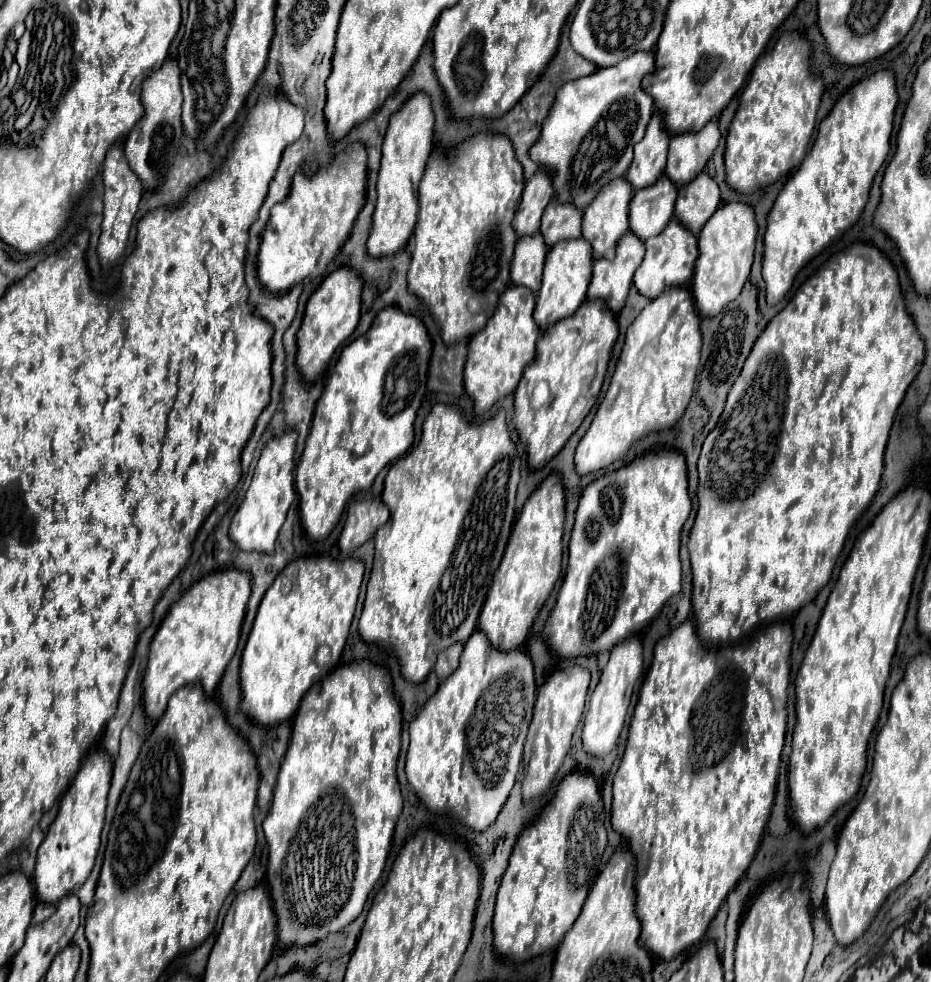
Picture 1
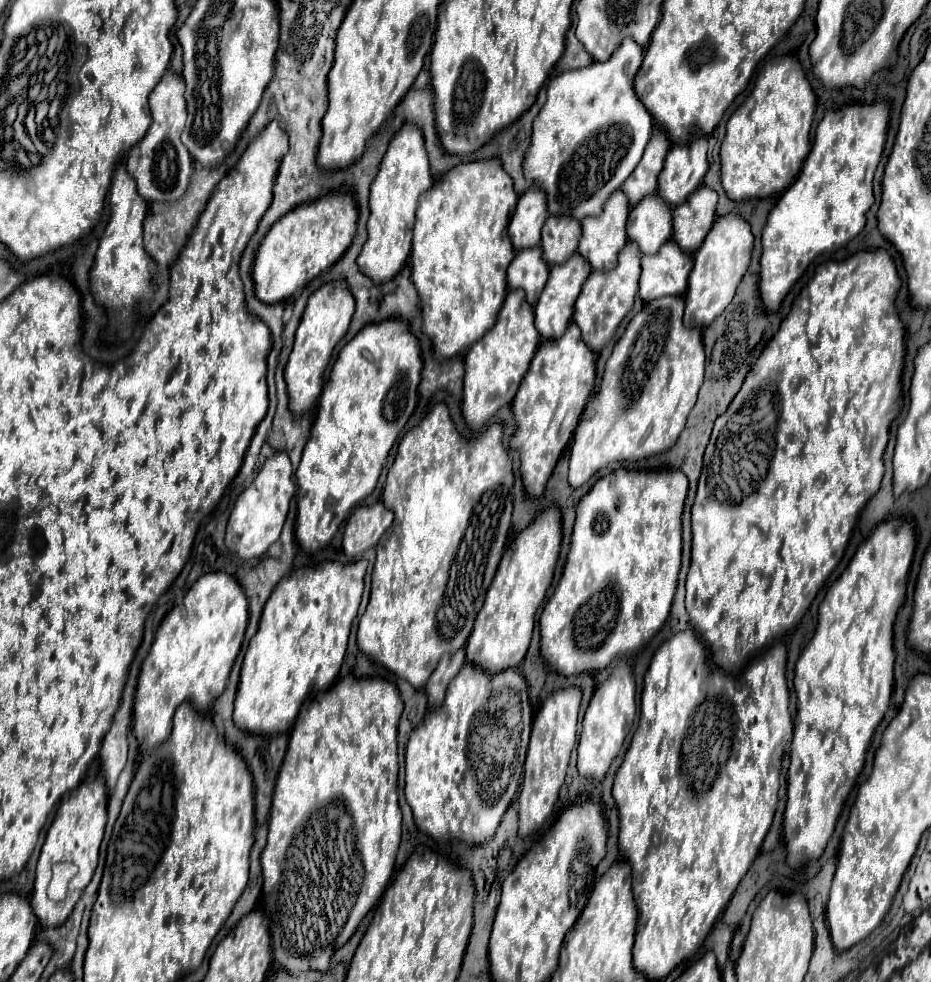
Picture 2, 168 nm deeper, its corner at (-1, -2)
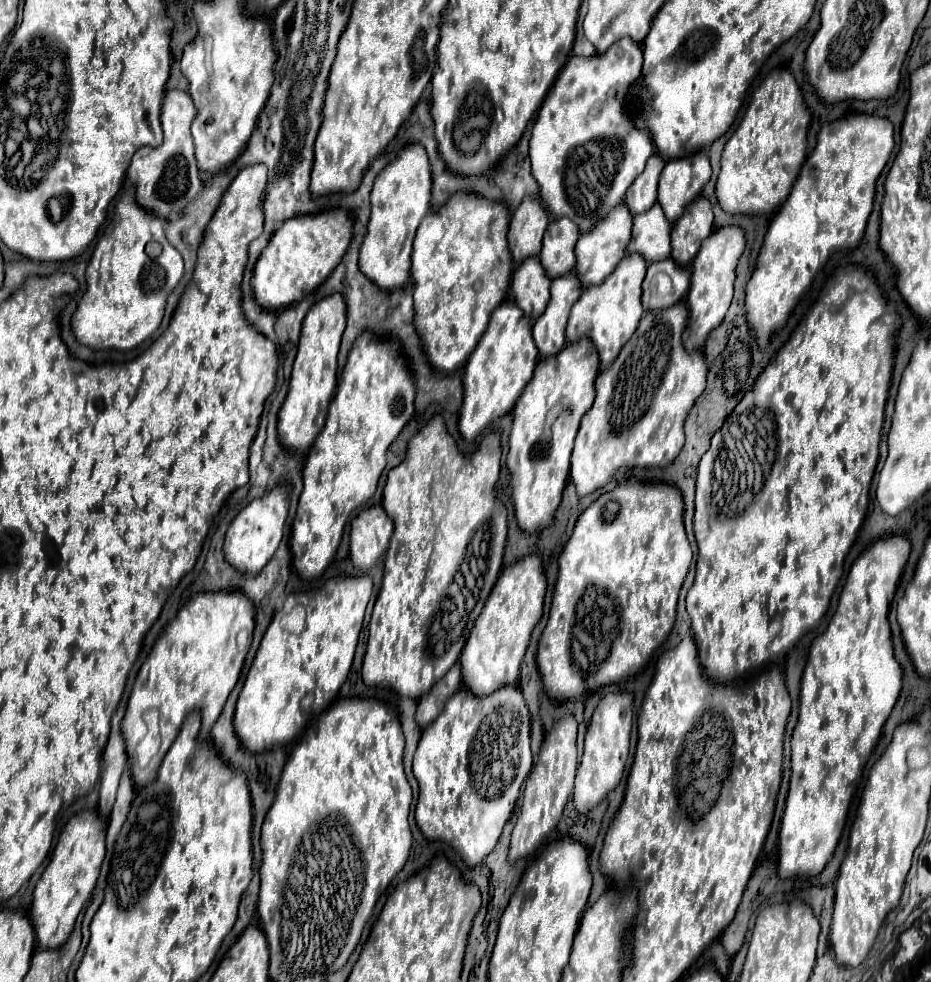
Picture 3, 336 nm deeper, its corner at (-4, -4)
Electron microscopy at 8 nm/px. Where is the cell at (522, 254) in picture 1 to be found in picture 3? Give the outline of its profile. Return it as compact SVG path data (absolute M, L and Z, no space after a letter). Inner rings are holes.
M537 257L523 261L513 273L511 295L517 307L521 307L531 321L545 313L545 307L549 303L549 283L551 277L545 275L545 269L541 267Z

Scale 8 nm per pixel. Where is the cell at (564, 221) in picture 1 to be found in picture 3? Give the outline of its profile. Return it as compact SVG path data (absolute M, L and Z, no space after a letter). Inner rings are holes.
M563 217L557 221L551 221L545 237L543 237L543 249L539 257L543 257L543 267L551 279L567 275L575 267L575 243L579 239L577 225L571 223L571 219Z

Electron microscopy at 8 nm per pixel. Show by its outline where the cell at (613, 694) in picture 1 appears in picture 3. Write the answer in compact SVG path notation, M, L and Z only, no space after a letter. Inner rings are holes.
M605 695L595 709L591 723L587 725L585 733L585 751L579 761L575 789L573 789L573 803L577 813L587 813L599 805L601 799L613 791L625 771L627 755L629 755L629 733L631 733L631 719L633 719L633 695Z

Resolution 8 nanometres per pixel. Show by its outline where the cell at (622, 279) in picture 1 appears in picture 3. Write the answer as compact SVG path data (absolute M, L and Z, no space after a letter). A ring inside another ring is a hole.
M625 255L625 259L615 267L615 271L595 287L587 287L581 293L581 299L573 305L567 323L567 343L575 343L581 337L587 337L595 343L599 353L601 369L611 367L617 359L621 347L635 333L645 309L641 305L641 283L647 271L647 263L641 255Z

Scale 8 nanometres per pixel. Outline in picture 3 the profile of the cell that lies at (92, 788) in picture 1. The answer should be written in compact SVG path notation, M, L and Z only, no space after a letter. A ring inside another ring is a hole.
M89 811L75 815L65 825L59 843L53 851L53 857L33 891L31 919L33 919L33 929L37 931L39 947L57 949L61 947L61 943L65 943L69 931L73 931L75 921L95 887L101 863L105 859L105 829L107 825L101 819L101 815Z

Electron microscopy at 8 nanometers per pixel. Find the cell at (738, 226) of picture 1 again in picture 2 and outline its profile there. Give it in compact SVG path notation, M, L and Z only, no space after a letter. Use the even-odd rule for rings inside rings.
M728 213L714 221L714 229L710 229L706 241L694 257L694 269L688 279L684 323L708 327L730 305L738 283L748 271L752 259L752 241L754 237L750 233L750 225L740 215Z

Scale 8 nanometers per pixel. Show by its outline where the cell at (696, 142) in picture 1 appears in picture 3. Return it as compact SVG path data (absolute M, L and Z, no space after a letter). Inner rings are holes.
M705 149L689 157L671 159L665 165L659 179L659 203L671 223L675 223L683 215L685 207L701 195L709 177L711 165Z

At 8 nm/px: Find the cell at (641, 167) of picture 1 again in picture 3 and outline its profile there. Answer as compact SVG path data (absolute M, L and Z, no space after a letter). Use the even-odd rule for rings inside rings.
M659 155L649 157L645 171L635 179L625 197L625 205L631 215L639 215L641 211L649 211L649 207L653 207L653 203L657 201L657 181L663 167L665 161Z

